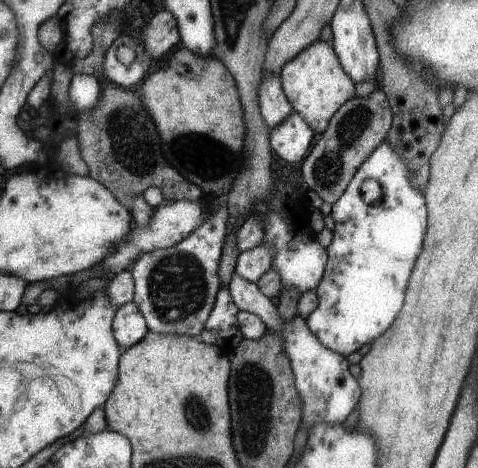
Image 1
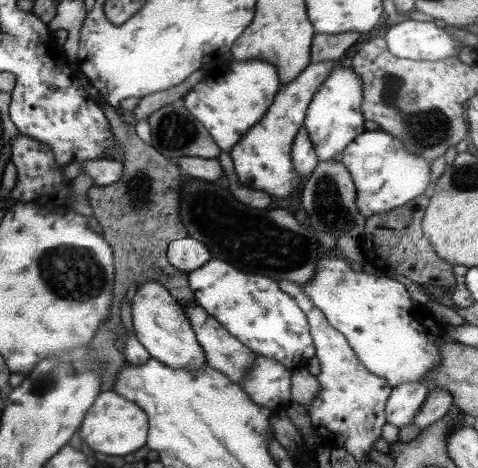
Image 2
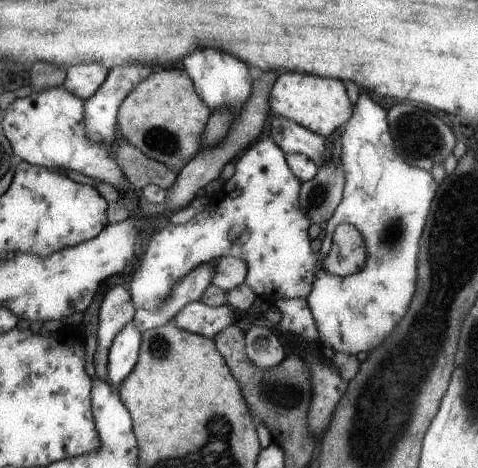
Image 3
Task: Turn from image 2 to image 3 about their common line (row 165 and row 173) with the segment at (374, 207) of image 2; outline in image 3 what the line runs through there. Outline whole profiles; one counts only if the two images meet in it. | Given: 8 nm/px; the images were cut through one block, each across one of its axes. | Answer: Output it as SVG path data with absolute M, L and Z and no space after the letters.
M359 94L357 104L353 106L353 116L343 126L343 152L341 152L341 168L345 178L343 198L339 206L335 208L331 220L325 224L325 238L323 248L319 248L319 264L329 256L333 246L333 232L339 224L349 224L365 246L365 264L357 274L351 276L333 276L323 266L315 274L315 280L311 284L311 290L307 294L309 310L315 318L319 336L323 346L333 348L333 352L343 352L357 356L359 352L371 352L377 348L387 332L393 330L393 326L401 320L413 292L415 292L415 274L417 274L417 246L431 210L431 200L435 196L437 184L433 180L433 174L427 174L419 168L407 166L399 156L395 154L395 144L391 144L391 132L387 124L387 114L375 106L367 94Z

